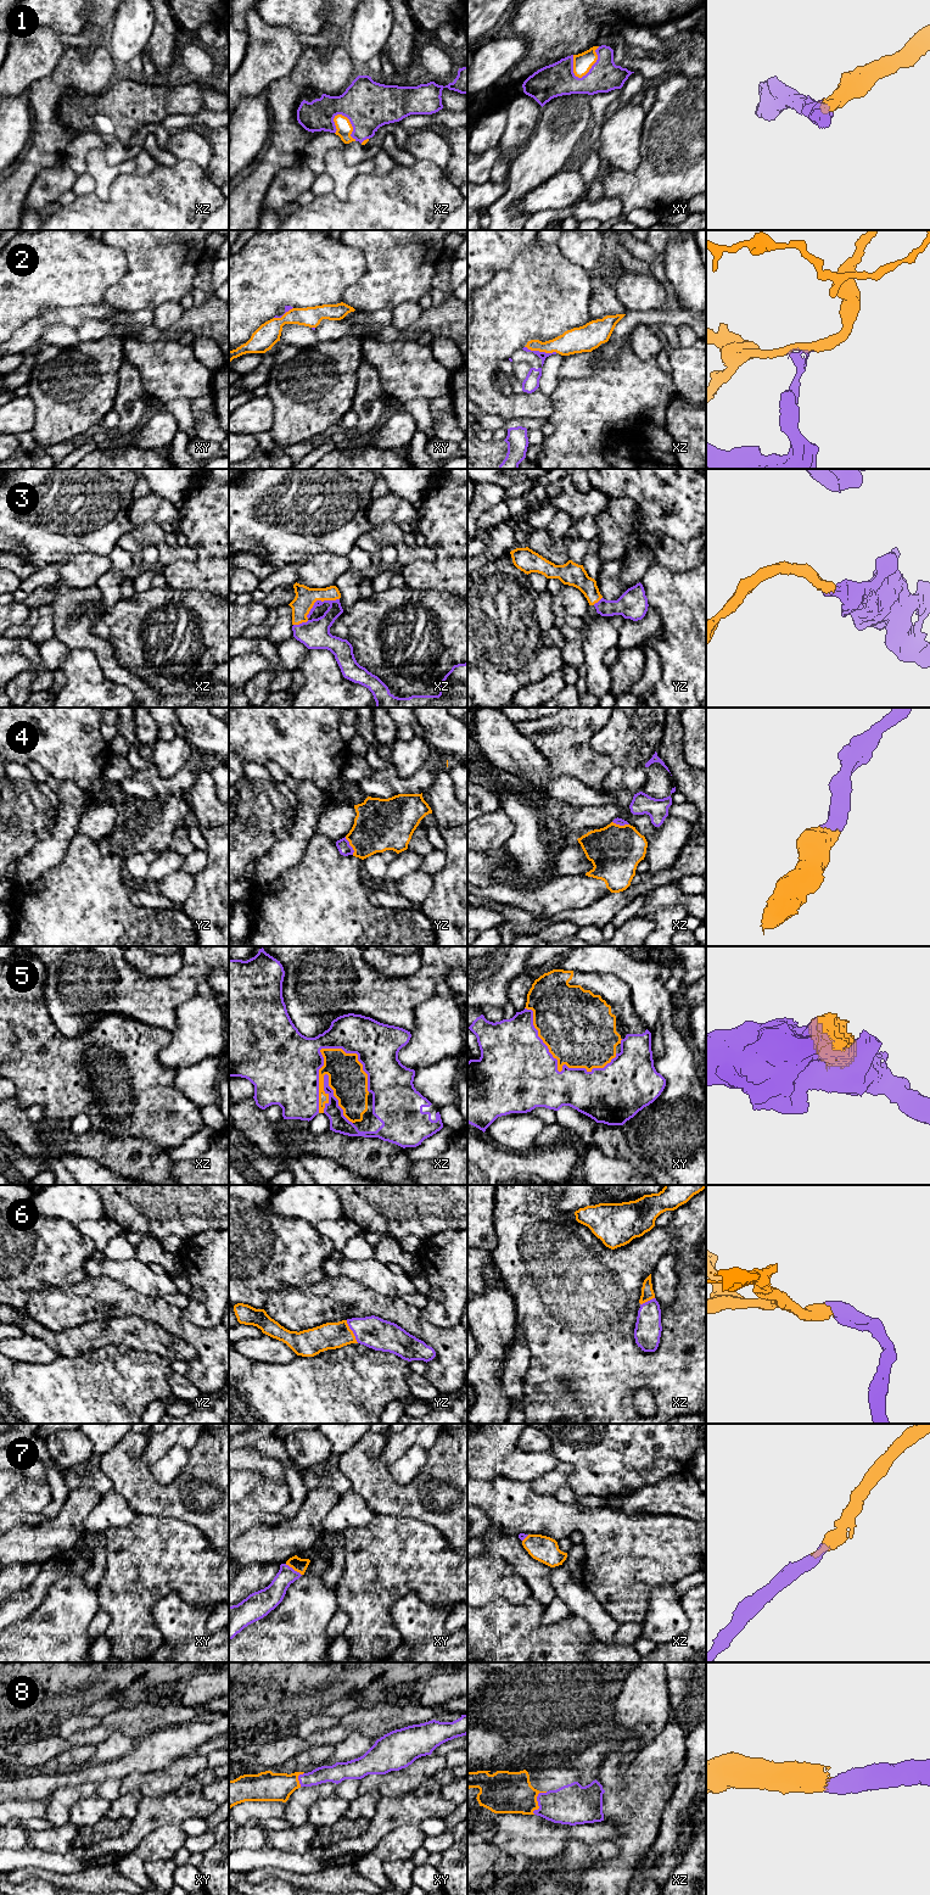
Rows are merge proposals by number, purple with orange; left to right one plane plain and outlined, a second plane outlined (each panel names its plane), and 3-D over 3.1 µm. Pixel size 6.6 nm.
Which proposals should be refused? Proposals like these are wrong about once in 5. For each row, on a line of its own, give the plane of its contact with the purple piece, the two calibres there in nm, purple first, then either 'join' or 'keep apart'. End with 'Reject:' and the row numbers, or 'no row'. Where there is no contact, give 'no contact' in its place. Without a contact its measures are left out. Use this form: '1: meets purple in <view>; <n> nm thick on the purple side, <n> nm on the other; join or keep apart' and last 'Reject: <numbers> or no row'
1: meets purple in xy; 220 nm thick on the purple side, 130 nm on the other; join
2: meets purple in xz; 50 nm thick on the purple side, 160 nm on the other; keep apart
3: meets purple in xz; 200 nm thick on the purple side, 140 nm on the other; join
4: meets purple in yz; 90 nm thick on the purple side, 340 nm on the other; join
5: meets purple in xz; 460 nm thick on the purple side, 240 nm on the other; join
6: meets purple in yz; 200 nm thick on the purple side, 180 nm on the other; join
7: meets purple in xy; 150 nm thick on the purple side, 90 nm on the other; join
8: meets purple in xz; 260 nm thick on the purple side, 280 nm on the other; join
Reject: 2

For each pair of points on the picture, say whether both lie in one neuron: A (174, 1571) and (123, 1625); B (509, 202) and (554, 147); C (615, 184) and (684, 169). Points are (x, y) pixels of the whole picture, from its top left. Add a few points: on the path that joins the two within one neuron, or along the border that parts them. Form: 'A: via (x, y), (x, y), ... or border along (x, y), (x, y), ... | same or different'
A: via (160, 1578), (130, 1610) | same
B: via (516, 189), (520, 182), (541, 161) | same
C: via (632, 184), (655, 184), (667, 174) | same

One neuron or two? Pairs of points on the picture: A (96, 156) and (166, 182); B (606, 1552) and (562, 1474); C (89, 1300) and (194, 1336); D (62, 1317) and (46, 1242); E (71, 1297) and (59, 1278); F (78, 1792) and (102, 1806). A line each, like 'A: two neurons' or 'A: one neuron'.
A: two neurons
B: two neurons
C: one neuron
D: two neurons
E: two neurons
F: two neurons

